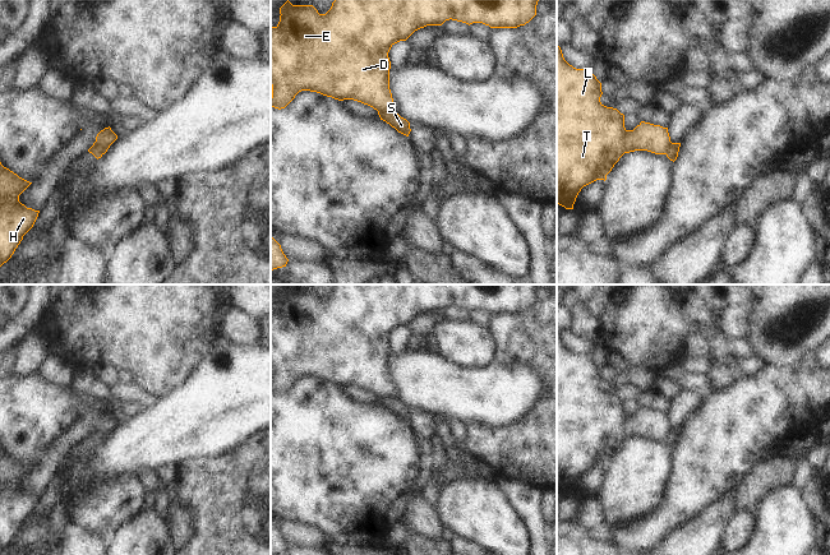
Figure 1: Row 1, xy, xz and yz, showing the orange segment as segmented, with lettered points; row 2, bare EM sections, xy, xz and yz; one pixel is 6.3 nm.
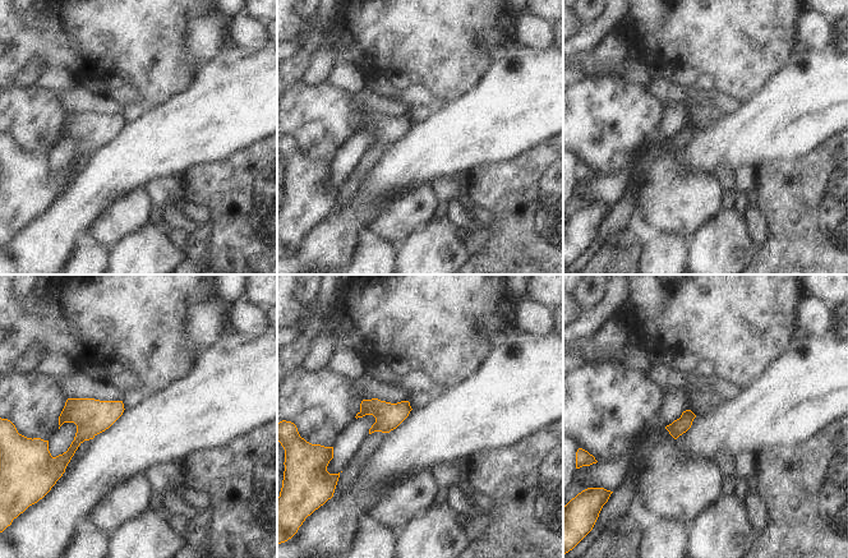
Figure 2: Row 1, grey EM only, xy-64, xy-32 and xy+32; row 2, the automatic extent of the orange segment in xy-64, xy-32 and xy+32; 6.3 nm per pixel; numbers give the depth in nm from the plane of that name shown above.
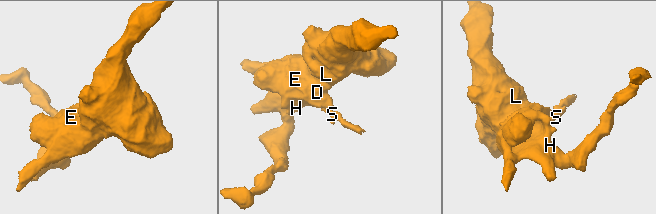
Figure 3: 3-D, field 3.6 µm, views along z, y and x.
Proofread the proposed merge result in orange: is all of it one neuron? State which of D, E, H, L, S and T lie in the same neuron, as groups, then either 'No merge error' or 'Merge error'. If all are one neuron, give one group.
Groups: D E H L T / S. Merge error.

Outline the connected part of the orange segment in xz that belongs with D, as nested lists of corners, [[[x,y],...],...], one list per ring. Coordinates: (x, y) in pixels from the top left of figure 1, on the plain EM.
[[[335,285],[331,295],[326,300],[319,300],[313,291],[292,291],[289,286],[280,293],[280,307],[276,313],[271,311],[271,392],[285,394],[301,376],[317,378],[338,387],[354,385],[373,393],[377,397],[396,397],[396,392],[389,375],[391,347],[388,338],[391,333],[406,327],[415,316],[426,311],[442,311],[446,306],[457,306],[466,310],[483,309],[490,314],[517,314],[525,311],[536,301],[538,285]]]

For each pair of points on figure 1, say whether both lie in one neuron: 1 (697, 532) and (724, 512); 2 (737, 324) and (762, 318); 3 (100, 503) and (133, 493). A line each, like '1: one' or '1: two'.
1: one
2: two
3: one

